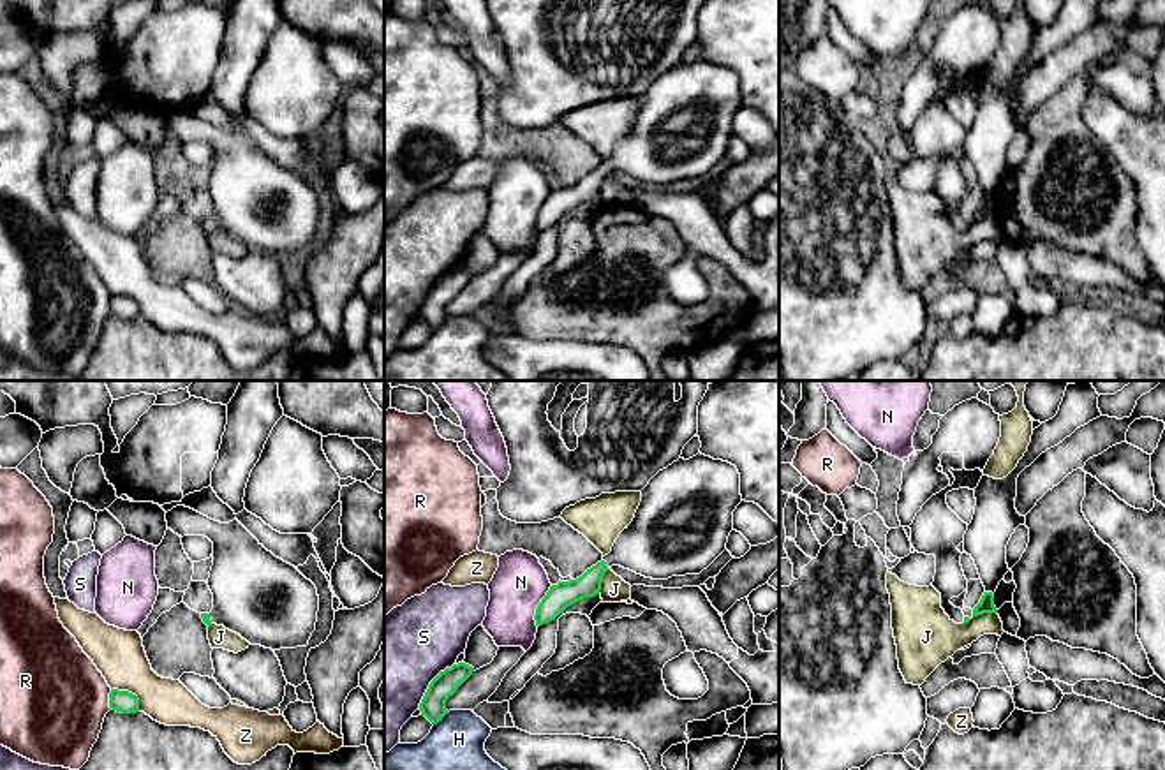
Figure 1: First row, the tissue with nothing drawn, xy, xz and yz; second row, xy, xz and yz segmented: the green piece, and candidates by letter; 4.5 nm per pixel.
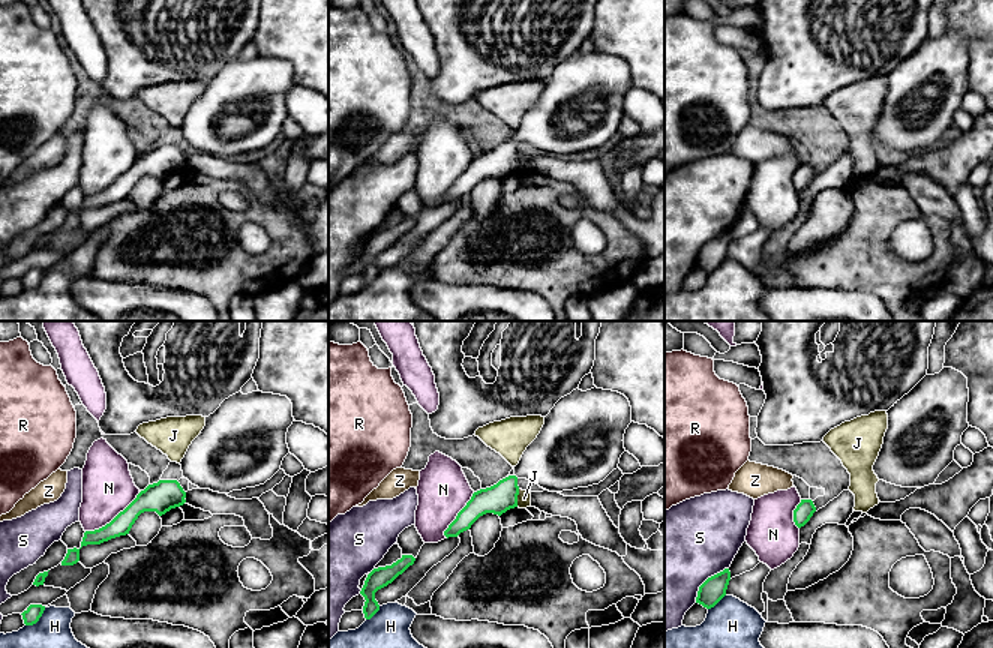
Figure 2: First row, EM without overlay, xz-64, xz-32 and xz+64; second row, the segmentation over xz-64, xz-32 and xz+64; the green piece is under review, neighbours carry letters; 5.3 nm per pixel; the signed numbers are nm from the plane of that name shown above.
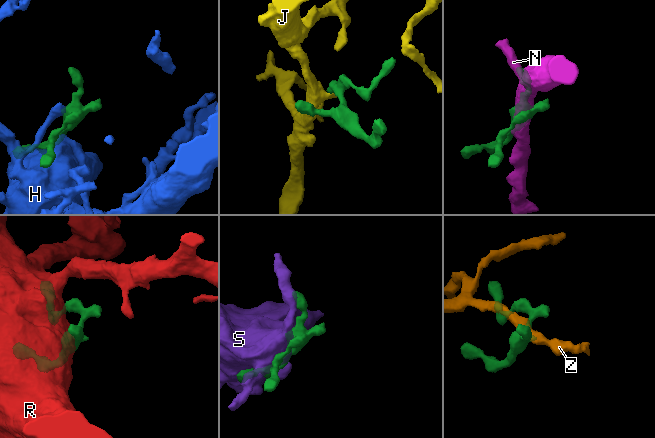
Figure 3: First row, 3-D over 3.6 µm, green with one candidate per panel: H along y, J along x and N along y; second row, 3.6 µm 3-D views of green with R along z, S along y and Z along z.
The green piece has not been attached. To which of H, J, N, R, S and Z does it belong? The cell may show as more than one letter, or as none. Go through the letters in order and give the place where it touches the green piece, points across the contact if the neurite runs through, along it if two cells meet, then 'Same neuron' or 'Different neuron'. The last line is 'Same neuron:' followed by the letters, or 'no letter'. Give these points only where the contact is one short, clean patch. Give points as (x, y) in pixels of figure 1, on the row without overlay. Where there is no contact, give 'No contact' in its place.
H: Touches green at xz (441, 323). Different neuron
J: Touches green at yz (979, 219). Boundary: yz (996, 217), (975, 221), (963, 229). Different neuron
N: Touches green at xz (538, 212). Different neuron
R: Touches green at xy (110, 305). Different neuron
S: Touches green at xz (430, 288). Different neuron
Z: Touches green at xy (131, 298). Boundary: xy (111, 293), (131, 296), (138, 305), (140, 316). Different neuron
Same neuron: no letter

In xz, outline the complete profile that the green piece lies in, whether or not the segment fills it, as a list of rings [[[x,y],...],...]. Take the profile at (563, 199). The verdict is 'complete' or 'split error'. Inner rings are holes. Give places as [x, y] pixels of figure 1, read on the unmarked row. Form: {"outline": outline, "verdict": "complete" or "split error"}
{"outline": [[[701,58],[679,63],[642,95],[634,123],[619,139],[612,157],[580,183],[550,192],[536,213],[536,231],[599,199],[612,171],[652,185],[700,180],[726,155],[733,116],[740,107],[735,70]]], "verdict": "split error"}

